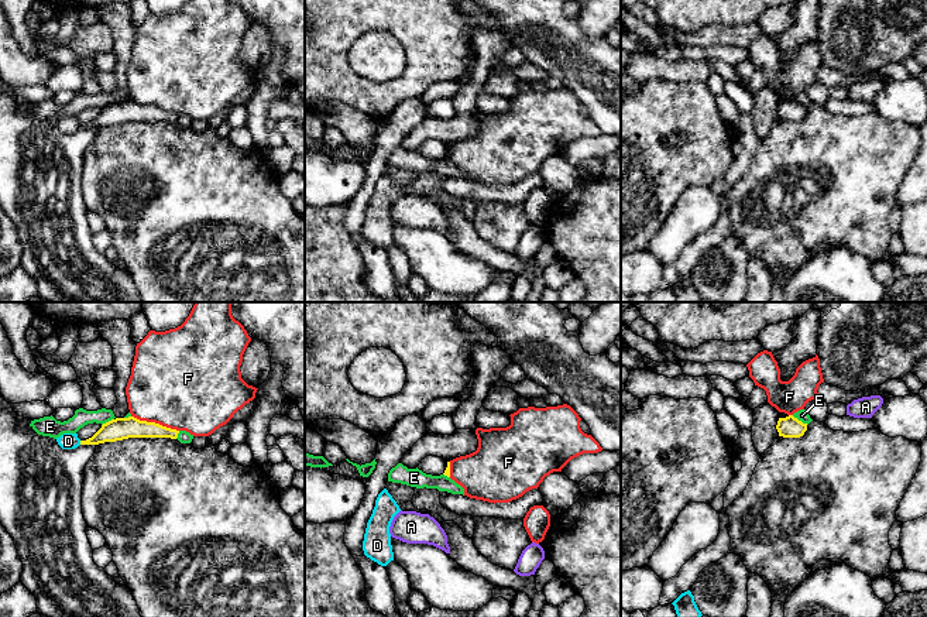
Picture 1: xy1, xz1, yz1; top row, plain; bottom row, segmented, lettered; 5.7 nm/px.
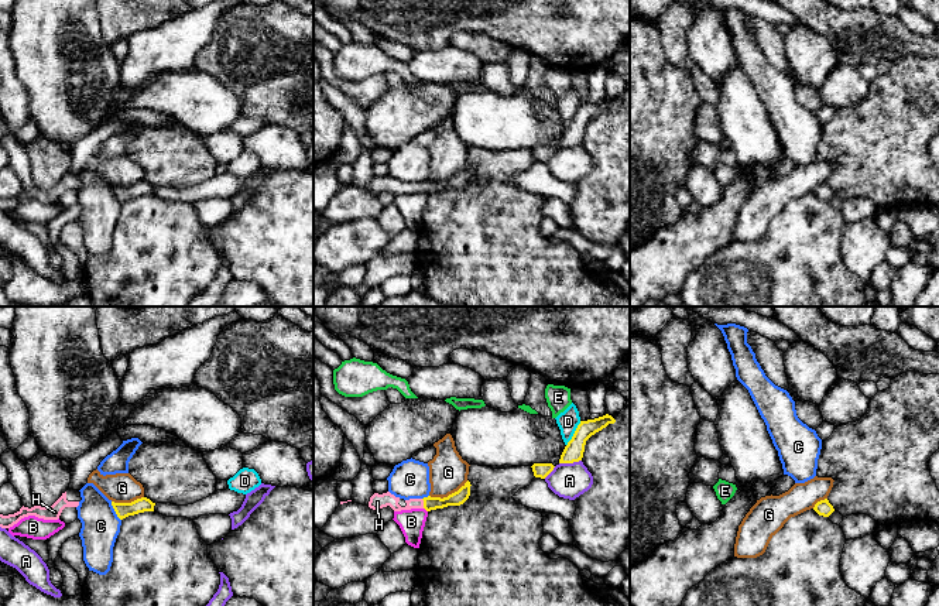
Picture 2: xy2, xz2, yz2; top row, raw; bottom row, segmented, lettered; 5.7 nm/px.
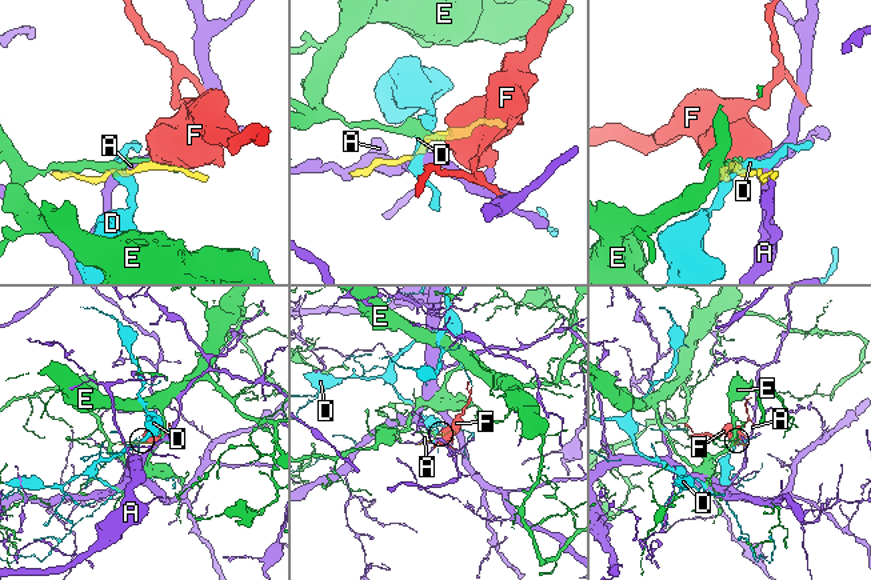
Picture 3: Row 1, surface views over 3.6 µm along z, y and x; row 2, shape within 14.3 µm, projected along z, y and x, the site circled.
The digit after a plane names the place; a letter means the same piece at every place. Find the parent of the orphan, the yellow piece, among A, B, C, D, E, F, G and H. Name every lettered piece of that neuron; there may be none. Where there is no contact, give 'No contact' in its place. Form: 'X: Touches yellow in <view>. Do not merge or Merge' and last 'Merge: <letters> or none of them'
A: Touches yellow in xz2. Do not merge
B: Touches yellow in xz2. Do not merge
C: Touches yellow in xy2. Do not merge
D: Touches yellow in xz2. Do not merge
E: Touches yellow in yz1. Do not merge
F: Touches yellow in xy1. Do not merge
G: Touches yellow in xz2. Do not merge
H: Touches yellow in xz2. Merge
Merge: H

